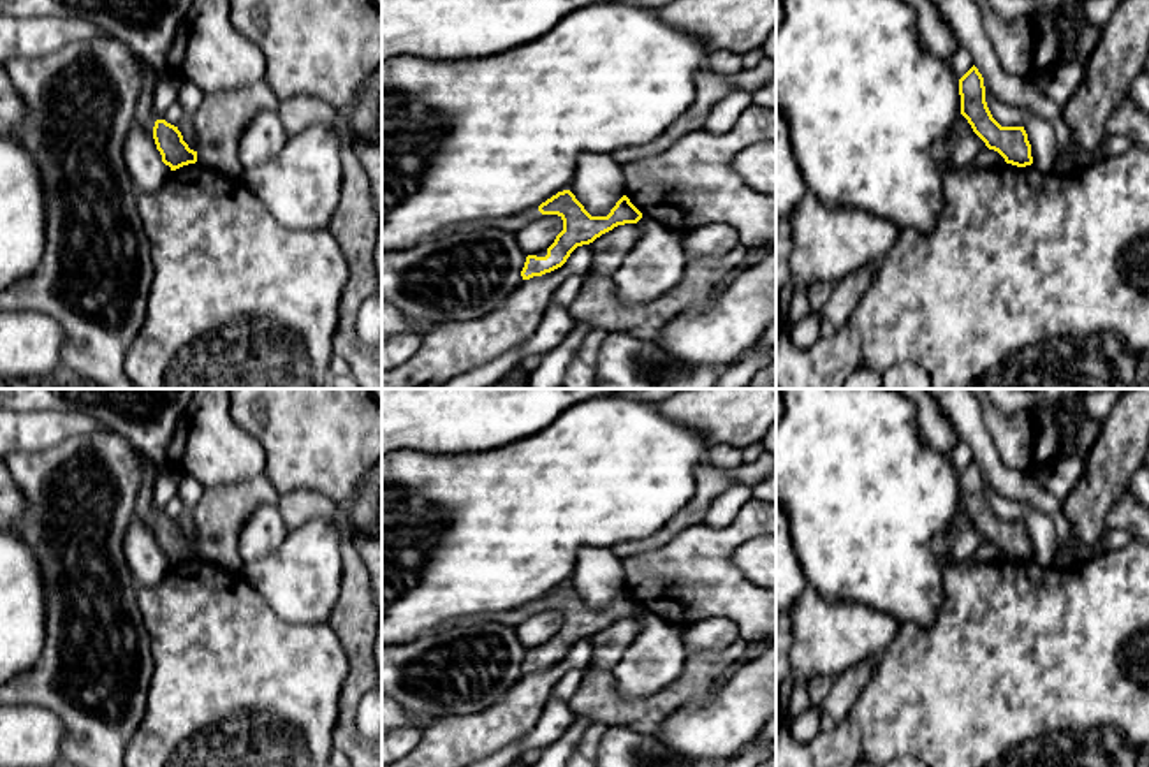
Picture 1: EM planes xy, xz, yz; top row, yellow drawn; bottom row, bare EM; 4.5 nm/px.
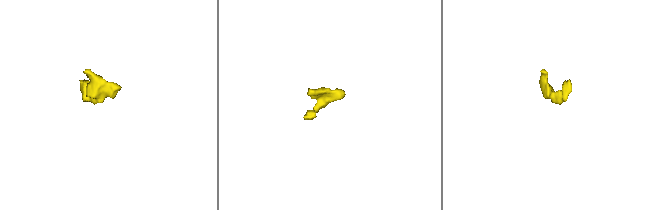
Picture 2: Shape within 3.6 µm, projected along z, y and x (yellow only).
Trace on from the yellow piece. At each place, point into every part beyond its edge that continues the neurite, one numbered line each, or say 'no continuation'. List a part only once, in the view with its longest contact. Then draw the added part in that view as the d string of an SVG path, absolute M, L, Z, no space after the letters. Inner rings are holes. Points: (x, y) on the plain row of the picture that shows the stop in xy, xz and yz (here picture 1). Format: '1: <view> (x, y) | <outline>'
1: xy (145, 512) | M146 459L143 463L143 482L141 482L141 489L139 489L139 494L135 500L135 510L134 510L134 522L139 528L144 528L150 531L153 531L155 515L164 514L164 510L158 510L153 505L153 486L155 486L157 473L158 473L158 466L150 459Z
2: xz (511, 618) | M533 600L533 602L524 603L519 609L512 609L512 610L505 610L505 612L489 612L489 614L454 617L454 619L442 623L436 628L436 632L449 630L454 626L468 626L468 625L475 625L475 623L482 623L482 621L494 621L494 623L501 623L501 625L516 628L519 623L523 623L524 619L528 619L530 616L533 616L540 610L542 610L542 607L538 605L538 600Z

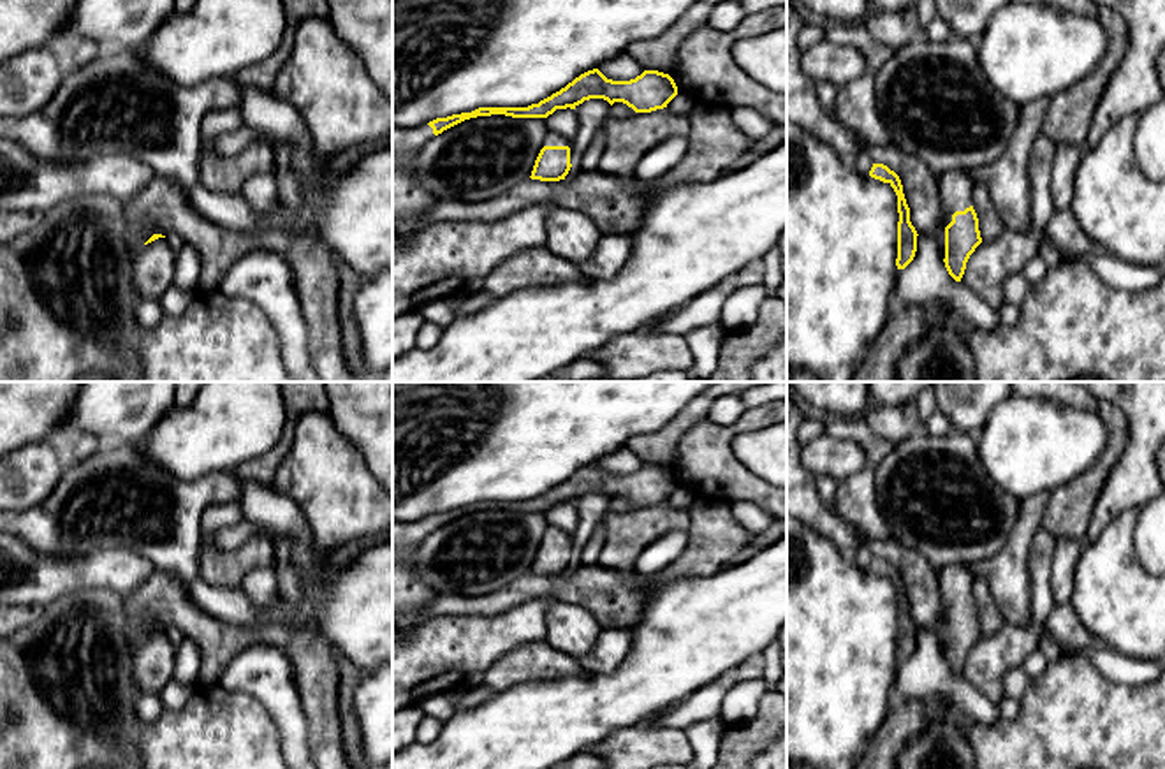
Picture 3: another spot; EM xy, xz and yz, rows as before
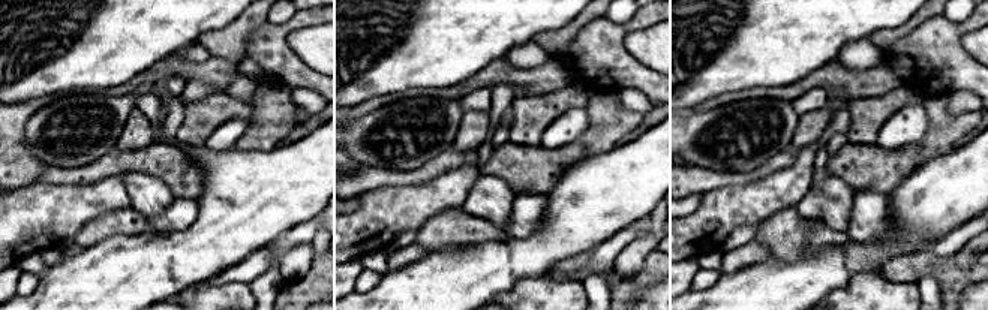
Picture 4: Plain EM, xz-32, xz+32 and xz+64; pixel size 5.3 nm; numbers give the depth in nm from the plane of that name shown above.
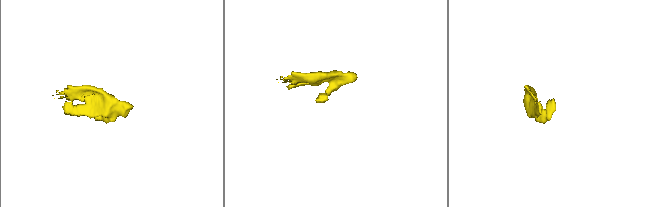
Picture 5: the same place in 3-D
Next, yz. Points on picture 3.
1: yz (956, 583) | M947 565L938 572L942 593L942 619L934 632L936 648L945 653L945 621L952 616L956 605L973 602L973 579L975 575L963 565Z

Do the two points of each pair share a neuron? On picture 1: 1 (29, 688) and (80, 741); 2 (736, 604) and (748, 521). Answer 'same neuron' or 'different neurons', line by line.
1: same neuron
2: same neuron

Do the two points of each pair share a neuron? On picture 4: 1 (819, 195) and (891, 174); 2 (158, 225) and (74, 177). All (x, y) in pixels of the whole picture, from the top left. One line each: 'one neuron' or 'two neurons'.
1: two neurons
2: two neurons

